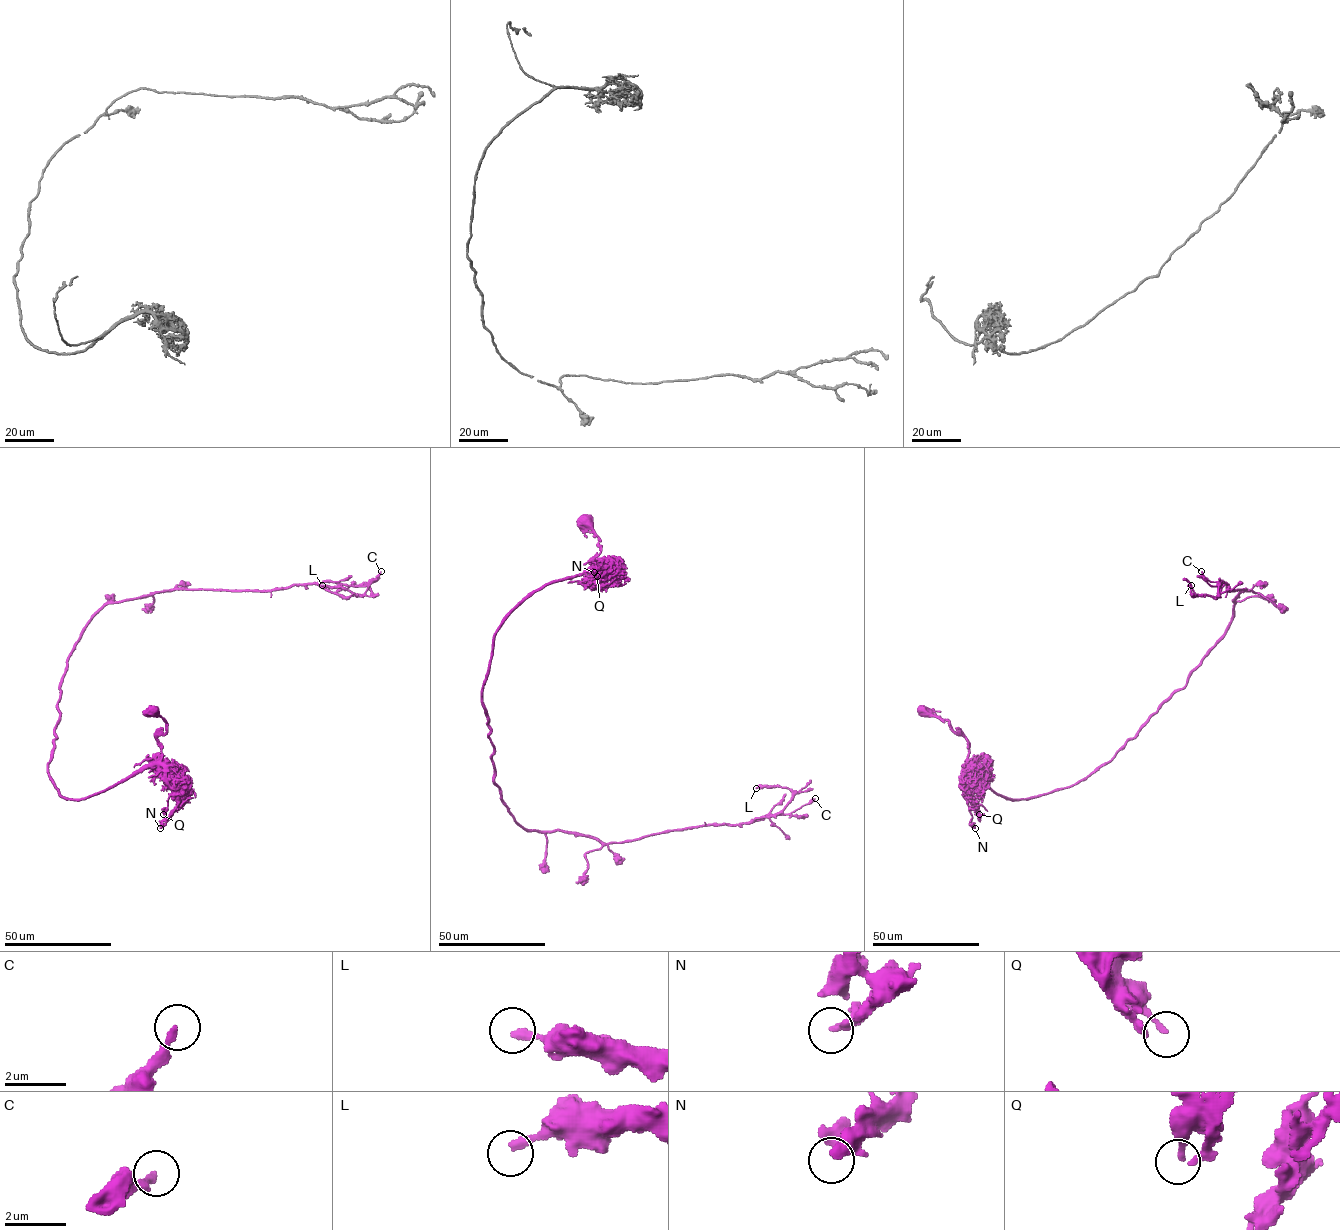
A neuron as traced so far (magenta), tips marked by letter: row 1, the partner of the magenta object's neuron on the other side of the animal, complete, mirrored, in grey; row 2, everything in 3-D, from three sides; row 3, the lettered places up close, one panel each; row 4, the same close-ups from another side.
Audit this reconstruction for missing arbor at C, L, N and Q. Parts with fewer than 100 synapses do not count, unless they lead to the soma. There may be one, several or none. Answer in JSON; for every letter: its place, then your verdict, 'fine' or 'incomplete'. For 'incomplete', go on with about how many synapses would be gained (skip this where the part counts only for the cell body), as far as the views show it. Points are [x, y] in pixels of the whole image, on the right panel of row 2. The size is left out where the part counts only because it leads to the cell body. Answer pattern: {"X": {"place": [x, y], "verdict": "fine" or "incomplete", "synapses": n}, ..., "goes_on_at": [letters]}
{"C": {"place": [1201, 571], "verdict": "fine"}, "L": {"place": [1191, 585], "verdict": "fine"}, "N": {"place": [975, 828], "verdict": "fine"}, "Q": {"place": [979, 814], "verdict": "fine"}, "goes_on_at": []}

